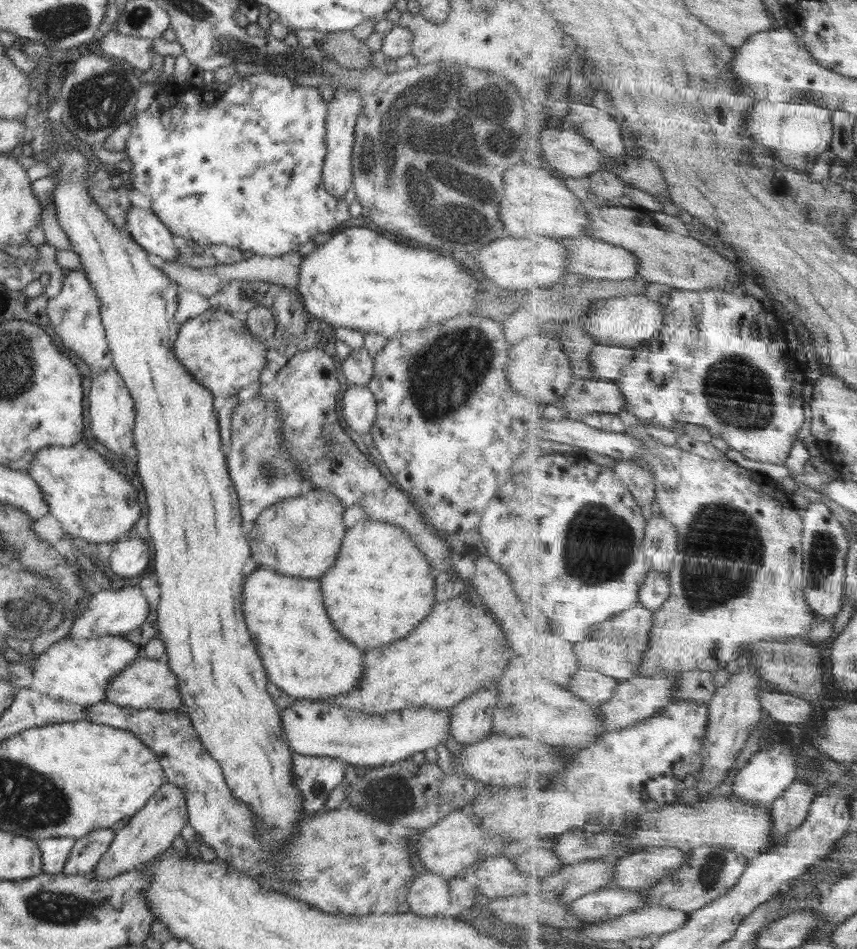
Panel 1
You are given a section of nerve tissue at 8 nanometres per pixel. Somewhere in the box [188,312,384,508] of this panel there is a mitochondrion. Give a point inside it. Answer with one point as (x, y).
(268, 470)

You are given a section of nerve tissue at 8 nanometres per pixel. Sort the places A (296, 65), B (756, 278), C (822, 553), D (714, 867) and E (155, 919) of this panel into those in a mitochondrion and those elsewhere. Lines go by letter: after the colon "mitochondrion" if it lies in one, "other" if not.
A: mitochondrion
B: other
C: mitochondrion
D: mitochondrion
E: other

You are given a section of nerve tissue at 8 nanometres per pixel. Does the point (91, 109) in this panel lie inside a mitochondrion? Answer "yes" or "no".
yes

